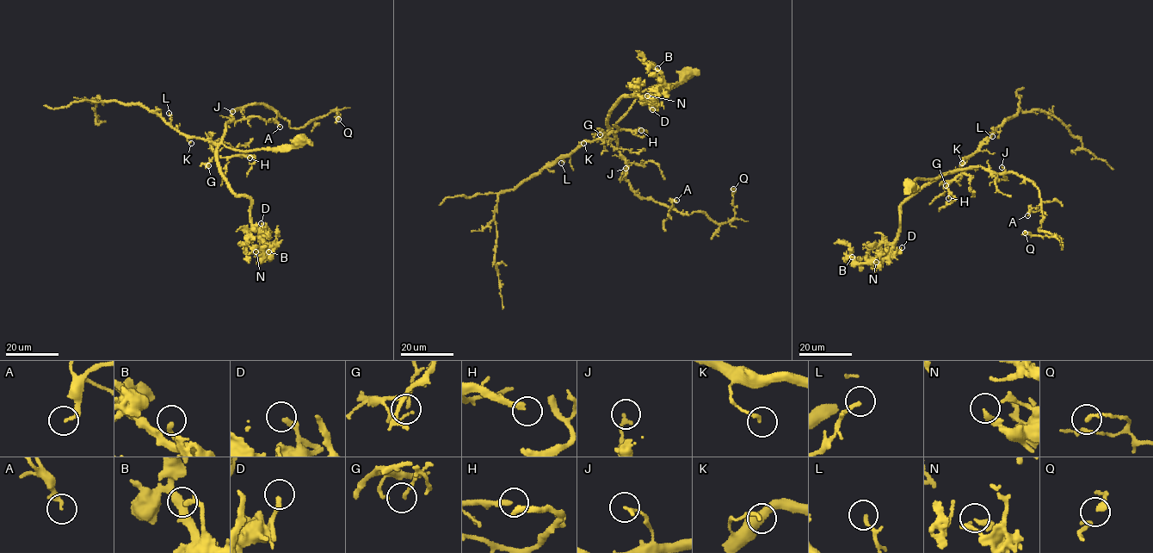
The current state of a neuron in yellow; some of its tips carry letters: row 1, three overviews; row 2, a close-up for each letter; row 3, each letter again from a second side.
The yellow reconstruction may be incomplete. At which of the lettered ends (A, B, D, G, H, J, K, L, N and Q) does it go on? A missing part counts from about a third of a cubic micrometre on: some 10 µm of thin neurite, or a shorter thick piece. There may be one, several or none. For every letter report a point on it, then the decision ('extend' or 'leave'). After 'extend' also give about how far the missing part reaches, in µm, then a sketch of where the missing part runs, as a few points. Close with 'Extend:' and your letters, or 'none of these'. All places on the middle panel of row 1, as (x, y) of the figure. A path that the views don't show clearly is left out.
A: at (676, 200); leave
B: at (657, 68); leave
D: at (652, 109); leave
G: at (600, 134); leave
H: at (641, 130); extend; about 30 µm are missing; missing branch runs (641, 130), (651, 129), (678, 150), (678, 172)
J: at (625, 168); leave
K: at (583, 143); leave
L: at (561, 163); leave
N: at (647, 96); leave
Q: at (733, 189); leave
Extend: H

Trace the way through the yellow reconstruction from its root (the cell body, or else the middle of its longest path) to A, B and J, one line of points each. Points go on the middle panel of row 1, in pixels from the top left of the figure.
A: (686, 75), (676, 85), (642, 91), (613, 126), (631, 188), (643, 197), (671, 208), (676, 200)
B: (686, 75), (676, 85), (642, 91), (609, 127), (609, 110), (621, 96), (654, 100), (662, 82), (657, 68)
J: (686, 75), (676, 85), (642, 91), (613, 126), (619, 152), (625, 164), (624, 173), (625, 168)

